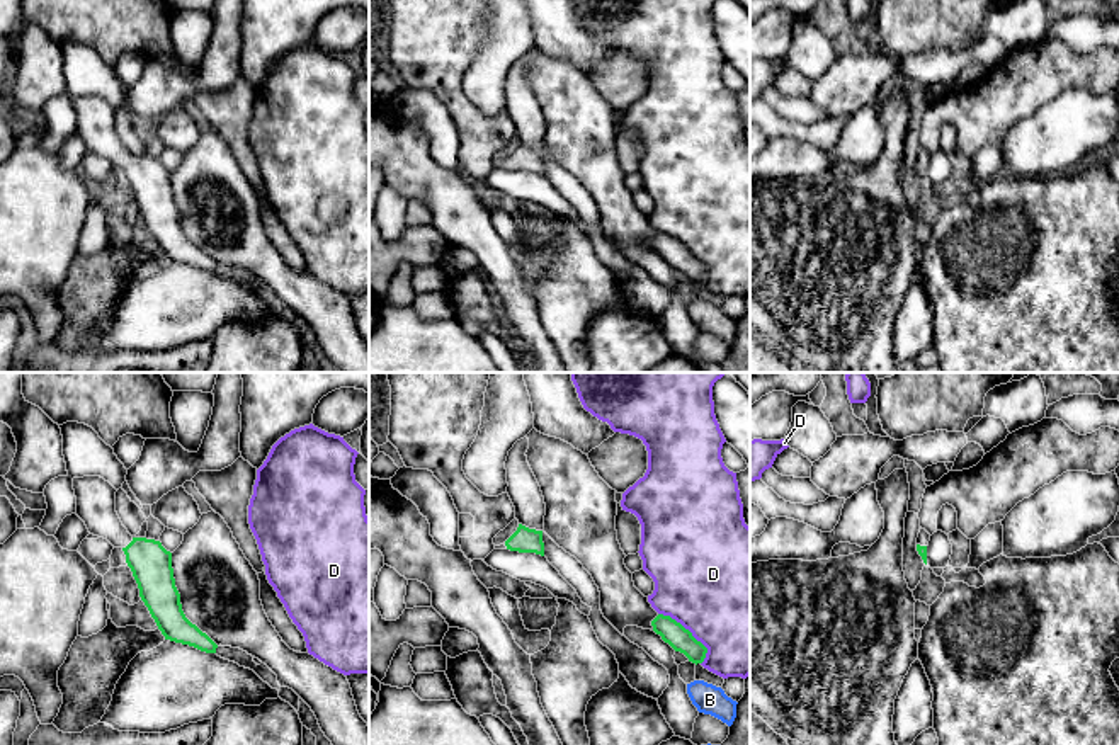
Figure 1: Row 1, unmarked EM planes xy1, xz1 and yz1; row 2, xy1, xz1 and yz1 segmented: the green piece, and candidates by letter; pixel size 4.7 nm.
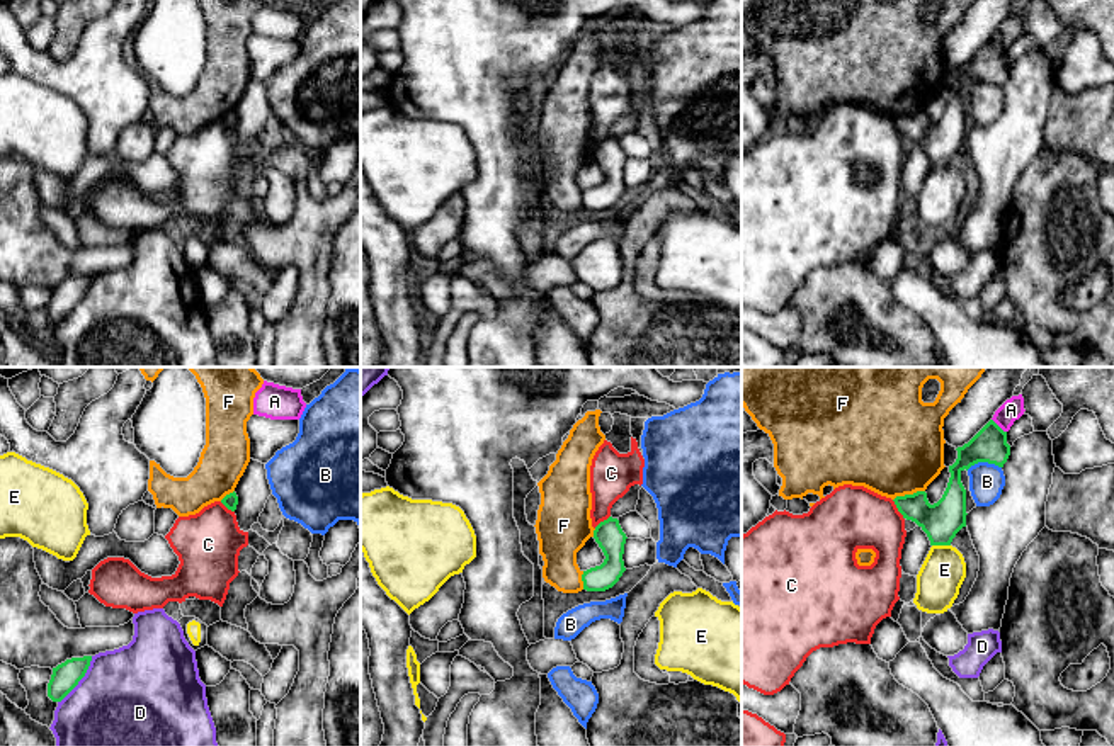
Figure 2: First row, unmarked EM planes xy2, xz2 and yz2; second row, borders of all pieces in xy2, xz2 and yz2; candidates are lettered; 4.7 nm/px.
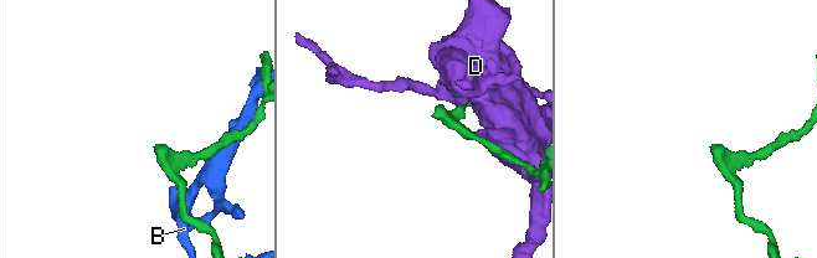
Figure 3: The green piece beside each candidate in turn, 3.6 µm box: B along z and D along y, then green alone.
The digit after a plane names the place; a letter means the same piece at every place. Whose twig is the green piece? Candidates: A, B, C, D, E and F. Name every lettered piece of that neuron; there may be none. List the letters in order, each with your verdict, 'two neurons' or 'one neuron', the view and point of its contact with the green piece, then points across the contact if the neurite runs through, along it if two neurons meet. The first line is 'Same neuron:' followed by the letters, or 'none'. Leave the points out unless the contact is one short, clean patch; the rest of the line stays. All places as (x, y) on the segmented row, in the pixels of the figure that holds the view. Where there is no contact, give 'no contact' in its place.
Same neuron: none
A: two neurons; contact yz2 (997, 425); border yz2 (992, 418), (1006, 432)
B: two neurons; contact yz2 (983, 461); border yz2 (1000, 466), (975, 463), (966, 469)
C: two neurons; contact yz2 (898, 510); border yz2 (892, 500), (903, 519)
D: two neurons; contact xz1 (691, 633)
E: two neurons; contact yz2 (941, 544)
F: two neurons; contact yz2 (909, 495)

